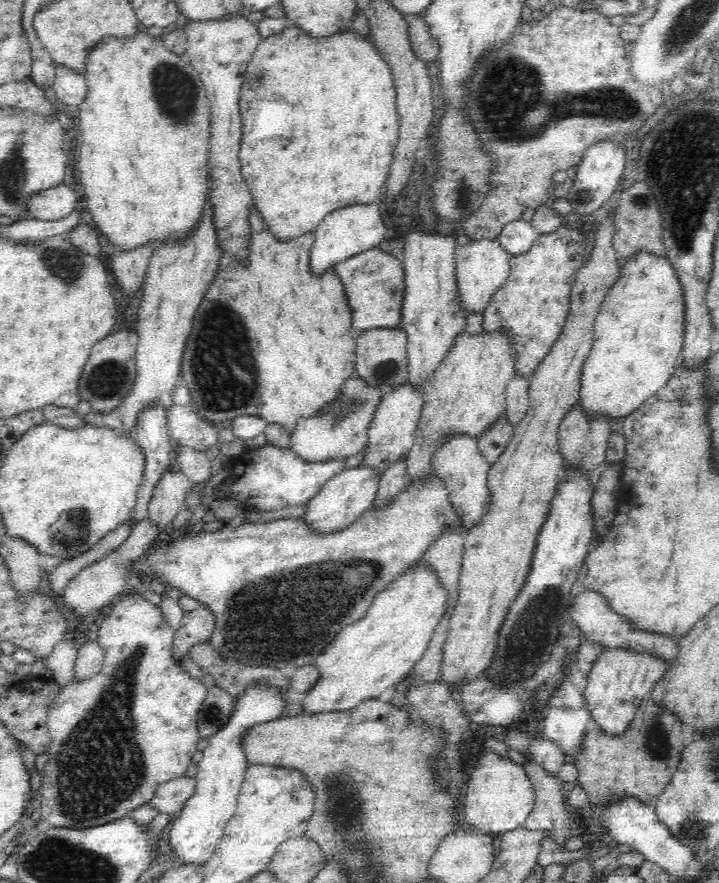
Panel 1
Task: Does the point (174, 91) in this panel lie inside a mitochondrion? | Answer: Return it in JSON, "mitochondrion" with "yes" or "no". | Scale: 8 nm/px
{"mitochondrion":"yes"}

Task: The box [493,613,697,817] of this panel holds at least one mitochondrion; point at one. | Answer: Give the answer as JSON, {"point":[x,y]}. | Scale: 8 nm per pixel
{"point":[658,745]}

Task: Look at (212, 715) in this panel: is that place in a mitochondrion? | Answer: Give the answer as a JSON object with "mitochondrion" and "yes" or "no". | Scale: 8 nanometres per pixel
{"mitochondrion":"yes"}

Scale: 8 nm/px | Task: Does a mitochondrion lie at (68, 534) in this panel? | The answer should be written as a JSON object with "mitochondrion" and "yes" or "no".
{"mitochondrion":"yes"}

